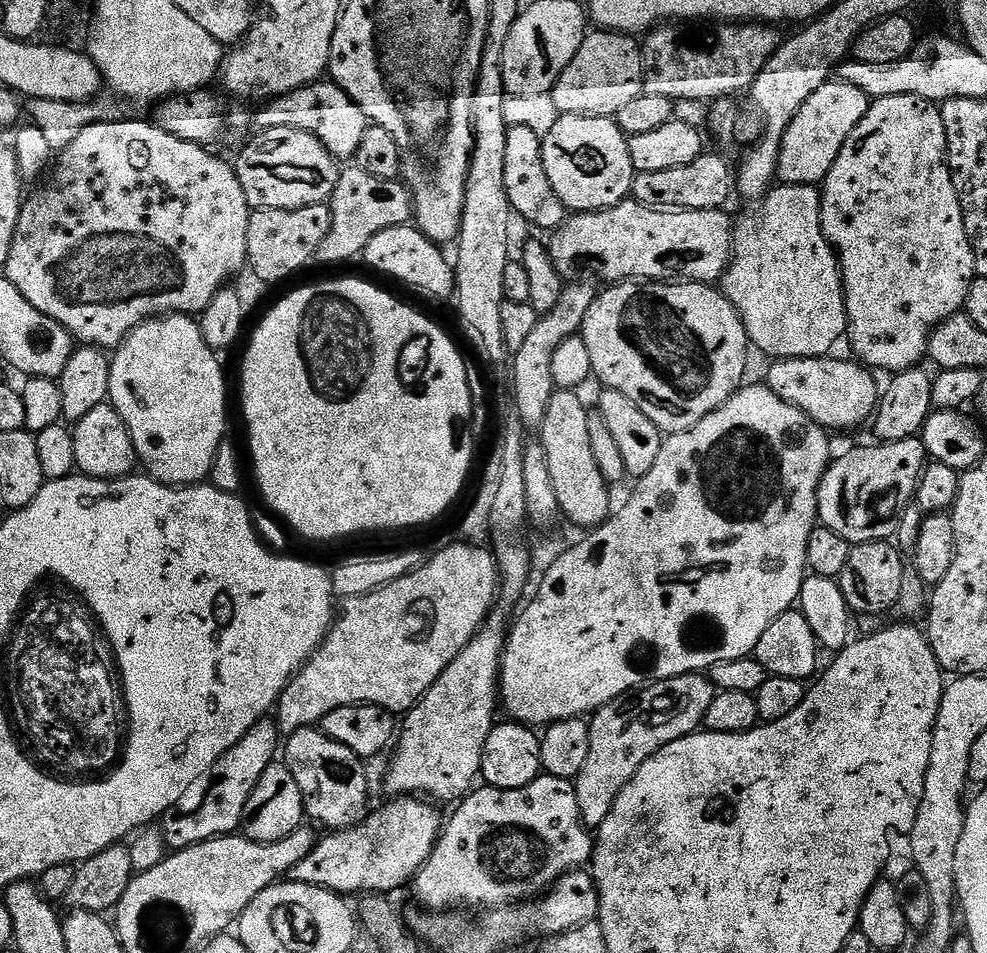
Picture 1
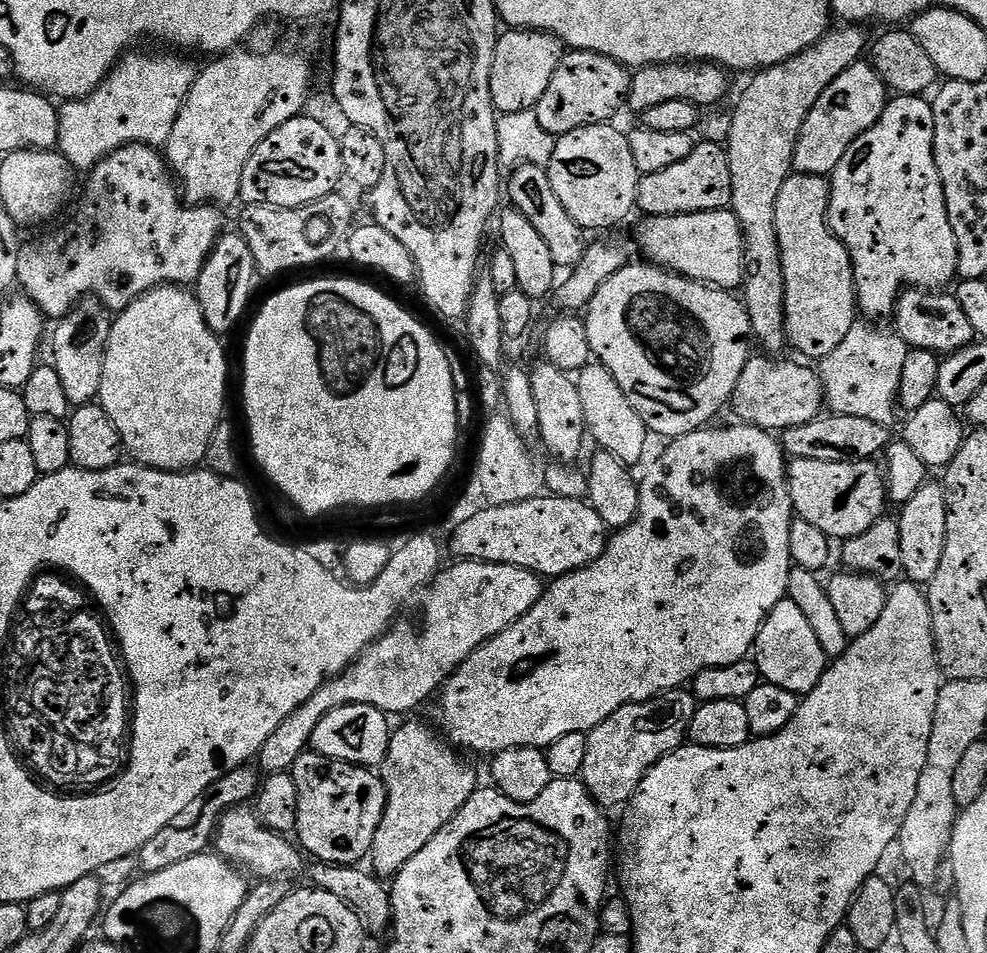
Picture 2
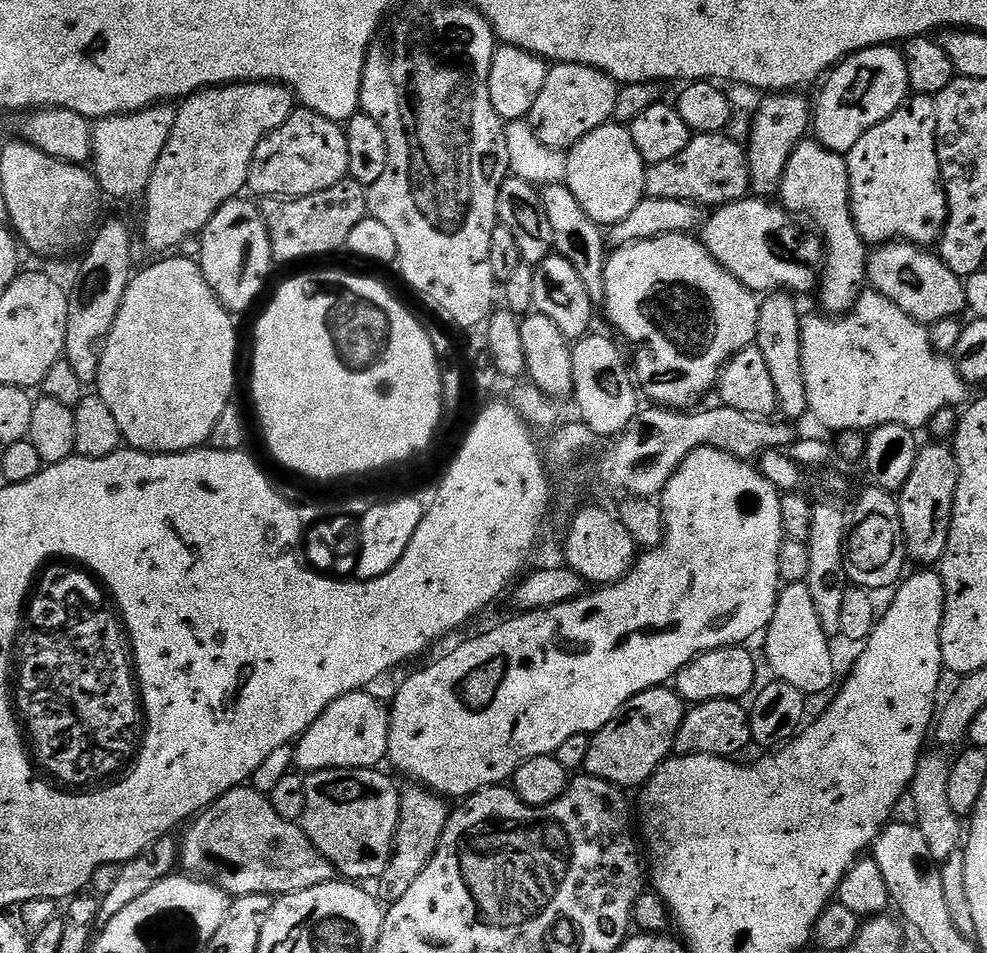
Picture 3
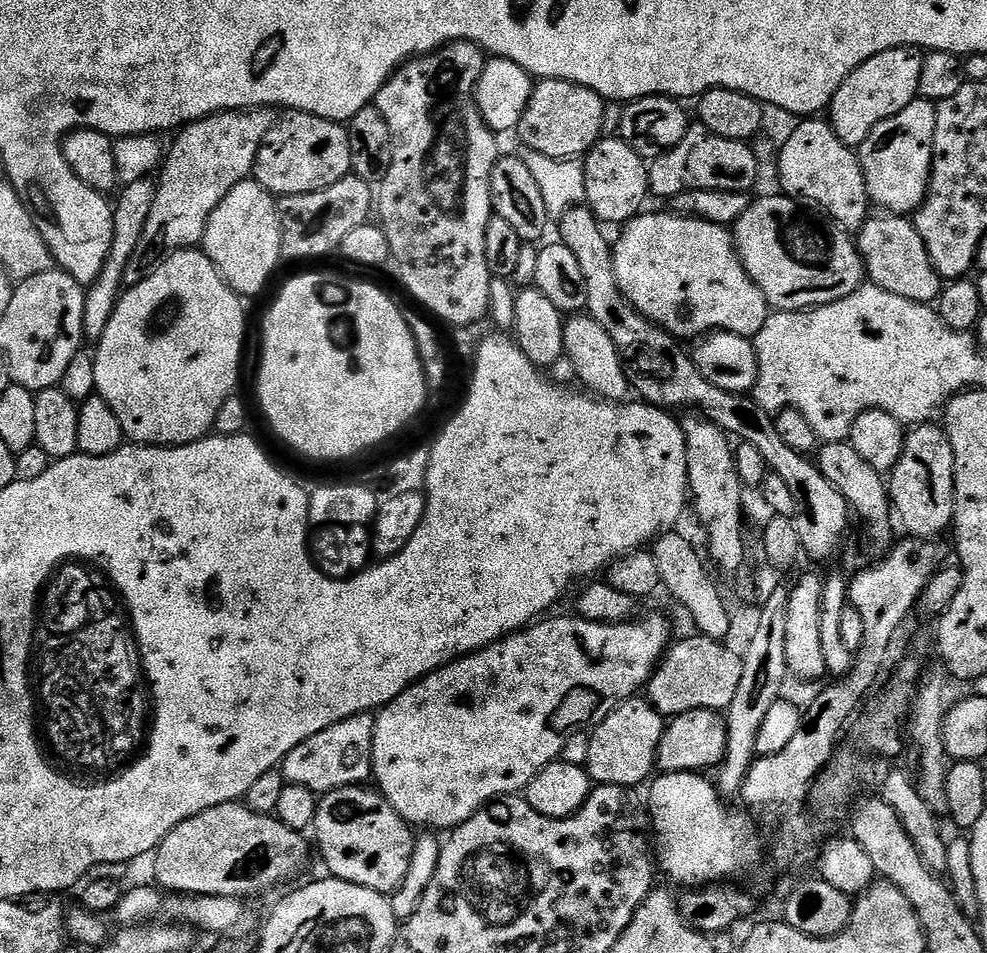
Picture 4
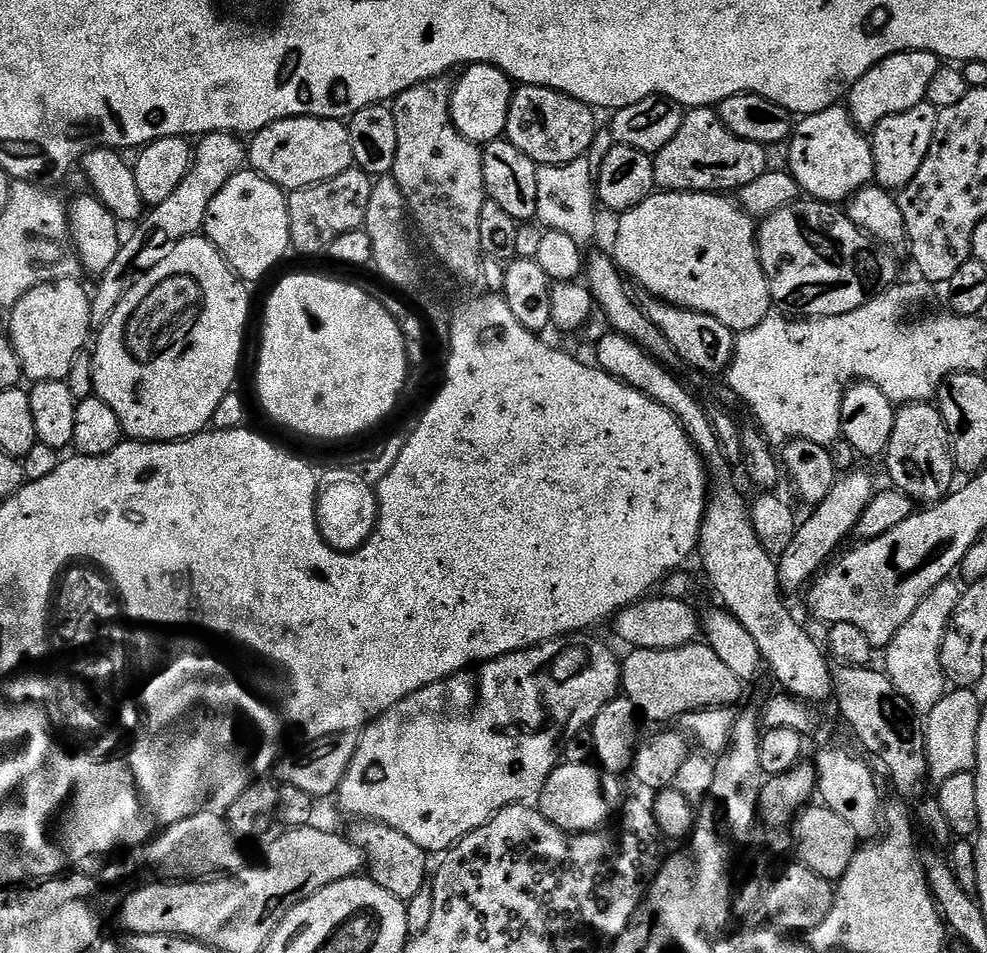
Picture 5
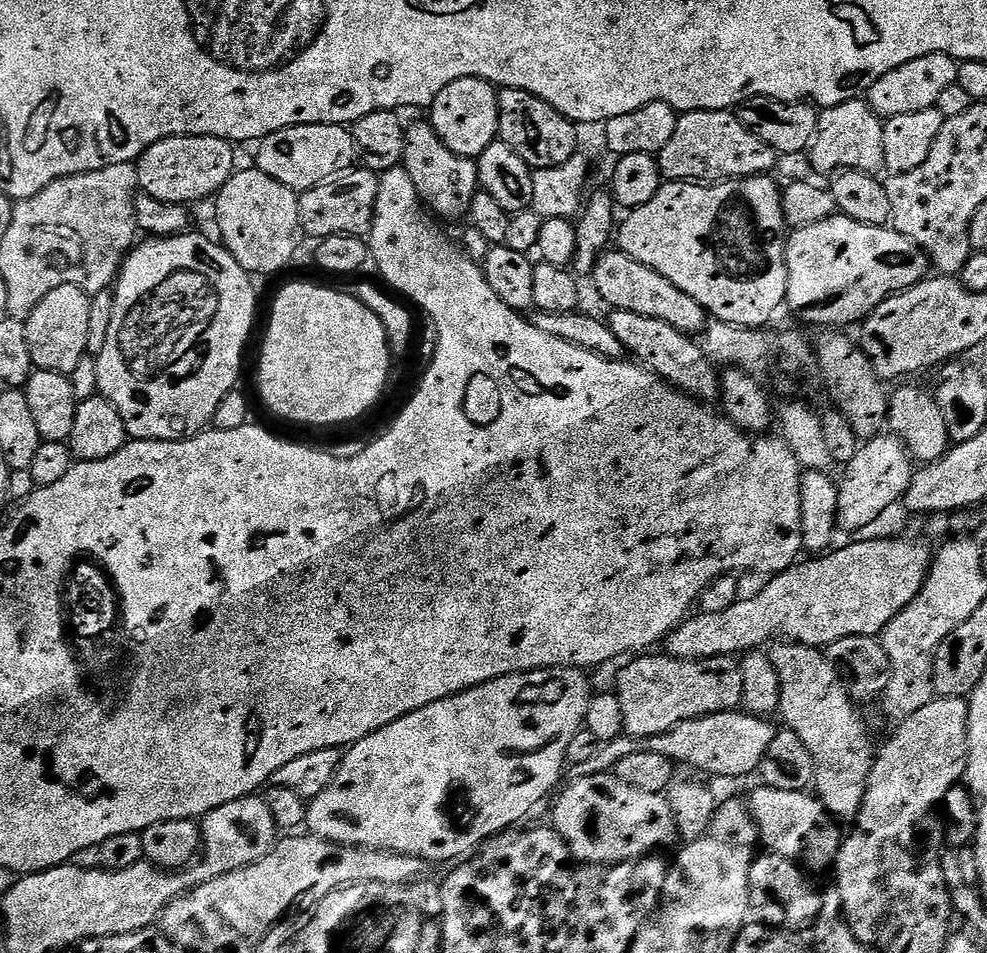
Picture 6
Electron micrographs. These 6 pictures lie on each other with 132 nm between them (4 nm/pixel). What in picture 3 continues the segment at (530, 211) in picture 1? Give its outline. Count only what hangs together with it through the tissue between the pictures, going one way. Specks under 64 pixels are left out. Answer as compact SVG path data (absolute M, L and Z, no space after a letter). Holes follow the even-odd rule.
M567 183L545 184L542 188L542 195L546 214L550 217L550 230L554 230L555 251L559 255L565 256L578 270L590 298L594 302L603 301L604 262L606 259L604 240L606 244L606 236L605 233L604 236L600 233L603 232L601 225L594 223L586 214L586 210L582 210L578 198L574 198L574 194L568 189Z

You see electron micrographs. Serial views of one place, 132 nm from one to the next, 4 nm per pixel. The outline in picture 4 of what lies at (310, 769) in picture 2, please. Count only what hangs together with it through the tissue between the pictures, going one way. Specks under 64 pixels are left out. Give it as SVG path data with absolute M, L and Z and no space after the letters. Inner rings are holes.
M351 784L323 793L316 805L315 832L320 856L335 879L385 894L399 892L404 885L416 836L375 787Z

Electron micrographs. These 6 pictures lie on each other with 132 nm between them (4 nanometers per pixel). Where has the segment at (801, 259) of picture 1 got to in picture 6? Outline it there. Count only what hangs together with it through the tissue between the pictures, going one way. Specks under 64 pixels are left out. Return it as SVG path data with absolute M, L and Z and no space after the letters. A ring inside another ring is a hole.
M850 98L819 113L816 136L806 152L808 163L815 171L817 168L820 172L828 172L827 174L835 174L841 170L879 173L884 168L883 133L884 120L876 115L867 99Z

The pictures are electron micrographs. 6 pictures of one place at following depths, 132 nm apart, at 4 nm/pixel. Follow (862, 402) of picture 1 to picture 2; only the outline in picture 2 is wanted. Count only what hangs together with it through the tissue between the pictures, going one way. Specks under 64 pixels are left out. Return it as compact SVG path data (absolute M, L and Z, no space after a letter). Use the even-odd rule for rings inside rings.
M749 355L730 401L730 408L740 415L737 417L743 423L754 424L773 434L780 434L786 428L802 426L821 415L826 397L820 373L815 367L807 368L806 365L795 364L792 360L759 355Z

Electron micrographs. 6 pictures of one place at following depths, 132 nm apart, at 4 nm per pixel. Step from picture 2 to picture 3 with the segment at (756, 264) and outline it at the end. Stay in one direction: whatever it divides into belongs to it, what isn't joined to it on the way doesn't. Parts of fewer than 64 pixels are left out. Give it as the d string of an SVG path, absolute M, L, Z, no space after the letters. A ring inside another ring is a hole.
M796 90L768 94L763 99L760 109L755 109L752 118L752 133L746 151L752 183L751 191L757 197L772 198L779 193L780 179L790 162L790 154L794 154L801 140L809 135L813 127L814 108L810 100ZM785 291L765 295L760 300L758 314L758 330L755 347L762 350L762 358L766 358L766 370L770 370L770 382L774 382L774 394L778 412L785 421L797 422L809 415L806 398L806 378L802 374L802 342L800 326L802 311L796 305L797 297Z

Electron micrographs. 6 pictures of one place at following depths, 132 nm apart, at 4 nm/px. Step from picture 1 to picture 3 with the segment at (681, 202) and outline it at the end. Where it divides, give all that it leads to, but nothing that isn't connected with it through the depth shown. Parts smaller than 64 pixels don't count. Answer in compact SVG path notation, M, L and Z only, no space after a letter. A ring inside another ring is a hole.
M718 132L693 135L682 154L674 154L674 158L666 158L666 162L651 165L644 173L644 191L647 195L689 200L701 206L719 206L745 199L751 187L745 145Z

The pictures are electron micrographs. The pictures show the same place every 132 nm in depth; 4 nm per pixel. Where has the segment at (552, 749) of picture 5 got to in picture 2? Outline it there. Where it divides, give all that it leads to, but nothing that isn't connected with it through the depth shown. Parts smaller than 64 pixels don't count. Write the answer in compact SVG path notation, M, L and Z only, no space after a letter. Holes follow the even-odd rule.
M743 422L735 423L729 428L705 426L697 432L675 437L669 443L672 445L661 454L660 461L649 470L648 477L639 481L640 506L634 522L619 529L609 539L606 550L593 564L587 564L577 572L555 577L547 585L538 603L521 620L514 622L494 639L486 641L478 650L474 650L474 654L470 654L466 662L462 662L457 672L448 677L439 693L438 701L440 700L440 720L444 723L443 735L453 745L459 746L465 753L477 752L485 758L491 758L511 748L546 750L554 742L558 742L558 738L566 738L566 734L591 732L622 706L641 704L644 700L653 700L666 692L683 689L702 670L730 666L755 649L758 630L766 622L770 610L774 610L774 606L778 606L778 602L788 595L788 583L794 567L794 511L791 492L786 483L788 469L783 443L766 428Z

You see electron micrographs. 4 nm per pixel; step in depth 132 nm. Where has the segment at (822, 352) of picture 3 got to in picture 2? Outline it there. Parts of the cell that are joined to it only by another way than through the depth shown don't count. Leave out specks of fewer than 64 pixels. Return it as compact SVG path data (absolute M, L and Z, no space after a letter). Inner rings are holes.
M858 322L853 326L842 346L819 361L818 371L824 384L827 407L835 415L870 418L872 422L888 426L898 413L902 366L906 366L910 349L895 331L888 329L887 332L872 324L875 323Z

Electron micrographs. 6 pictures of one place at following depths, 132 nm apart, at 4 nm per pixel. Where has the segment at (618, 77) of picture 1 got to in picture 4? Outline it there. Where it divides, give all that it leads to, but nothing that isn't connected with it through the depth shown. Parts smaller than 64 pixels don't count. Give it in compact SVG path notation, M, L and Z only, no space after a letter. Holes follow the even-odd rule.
M540 80L520 119L518 137L529 152L546 154L546 158L574 160L587 156L589 150L605 135L606 101L594 90L565 80Z

